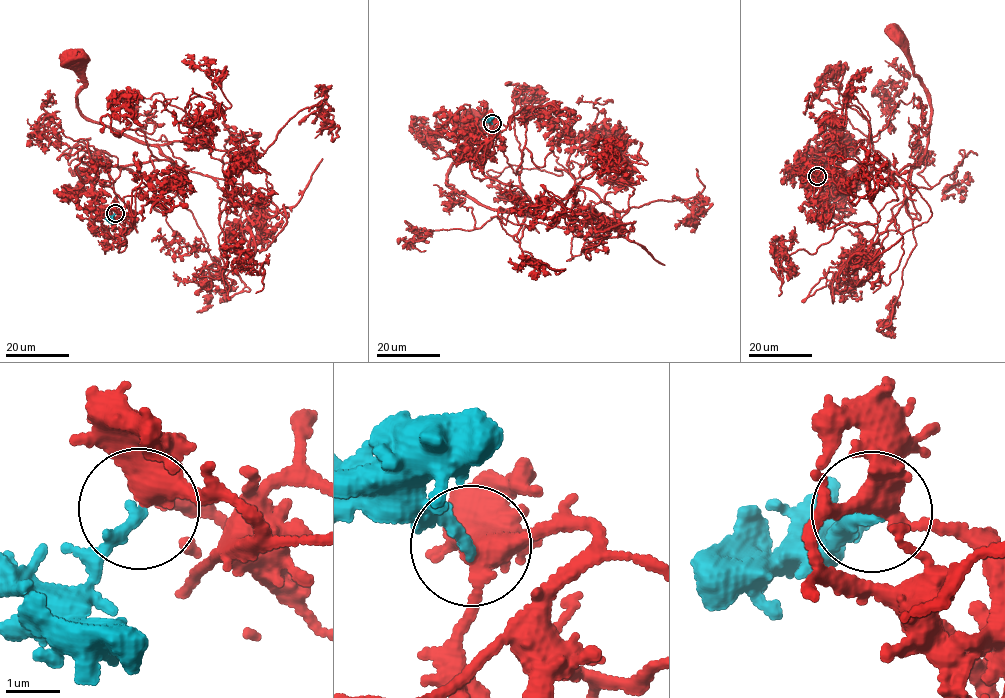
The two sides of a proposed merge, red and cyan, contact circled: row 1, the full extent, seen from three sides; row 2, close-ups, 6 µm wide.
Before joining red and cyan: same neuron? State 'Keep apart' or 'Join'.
Join

